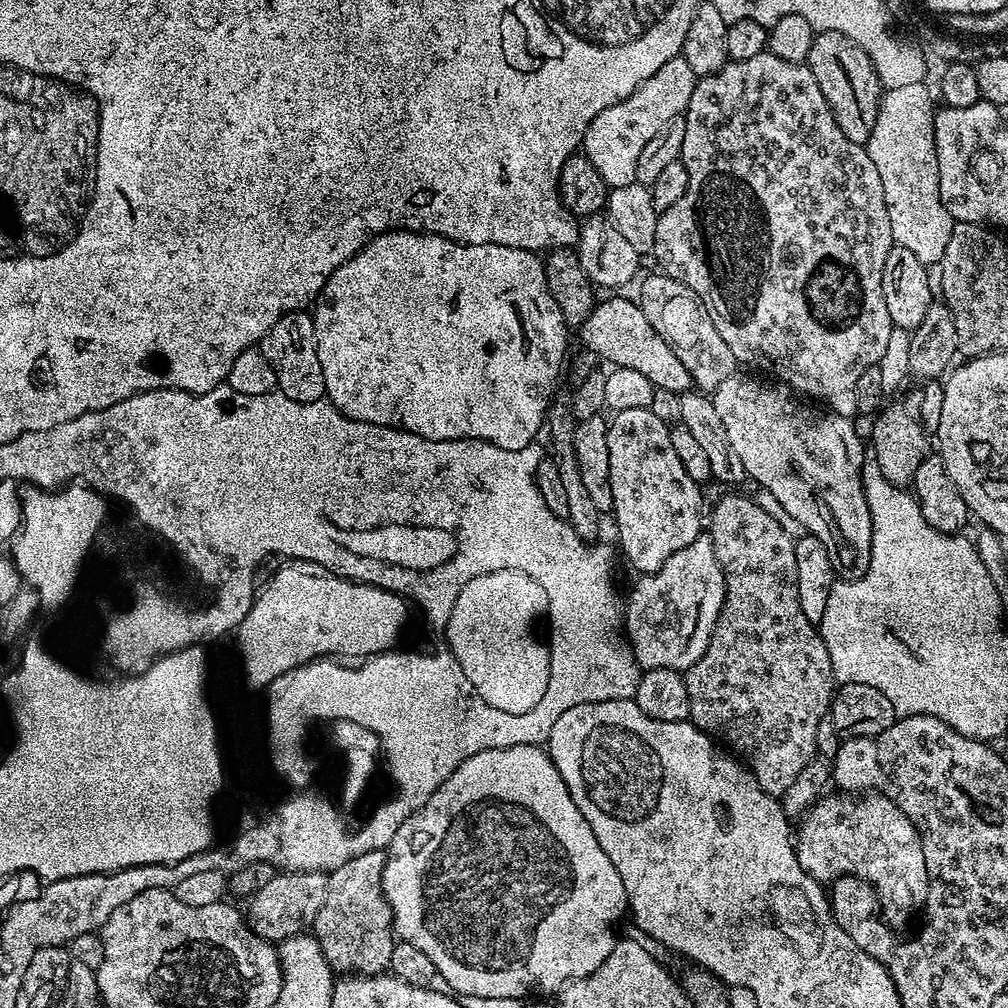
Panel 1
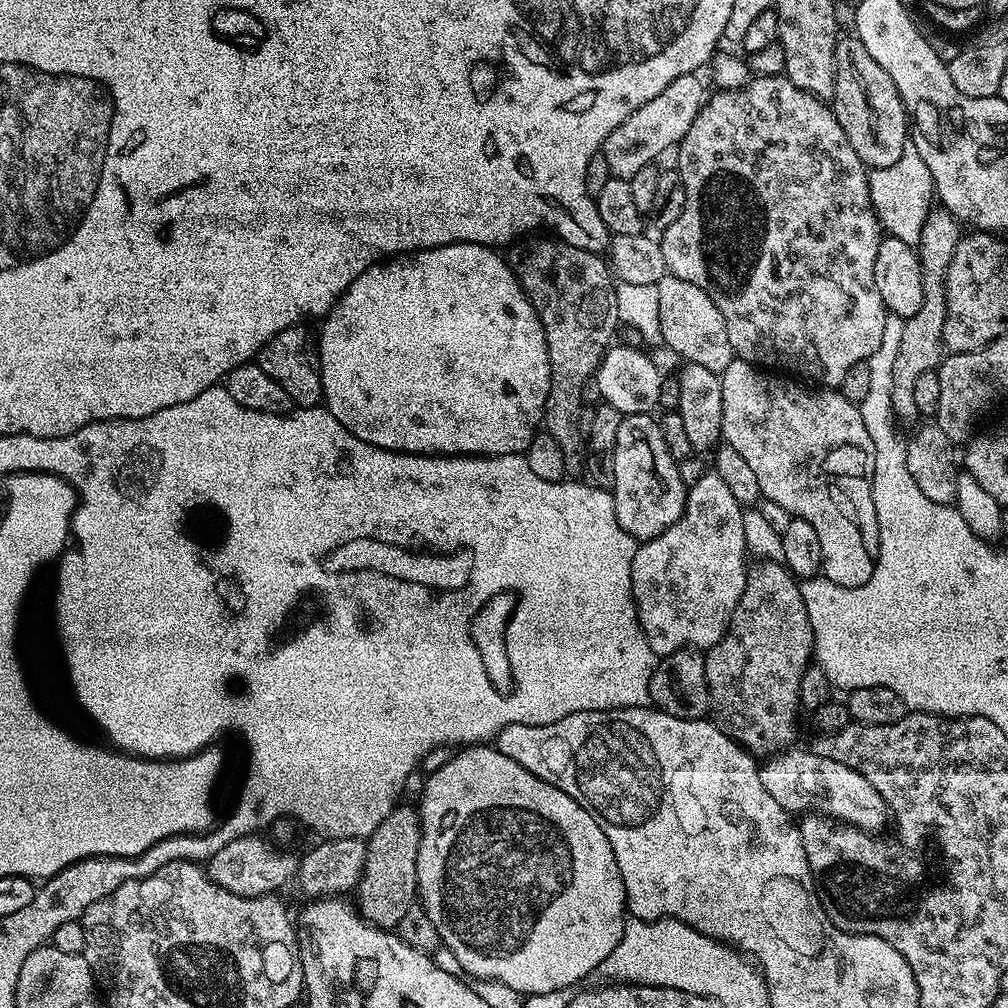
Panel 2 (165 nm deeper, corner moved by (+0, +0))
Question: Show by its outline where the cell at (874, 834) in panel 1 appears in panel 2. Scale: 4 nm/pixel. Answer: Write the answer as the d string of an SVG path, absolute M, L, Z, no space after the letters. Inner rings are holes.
M789 747L767 757L765 764L759 765L762 786L789 814L815 814L839 820L841 824L851 824L869 834L879 833L884 823L889 823L888 803L874 790L874 786L850 766L834 762L820 756L815 750Z

